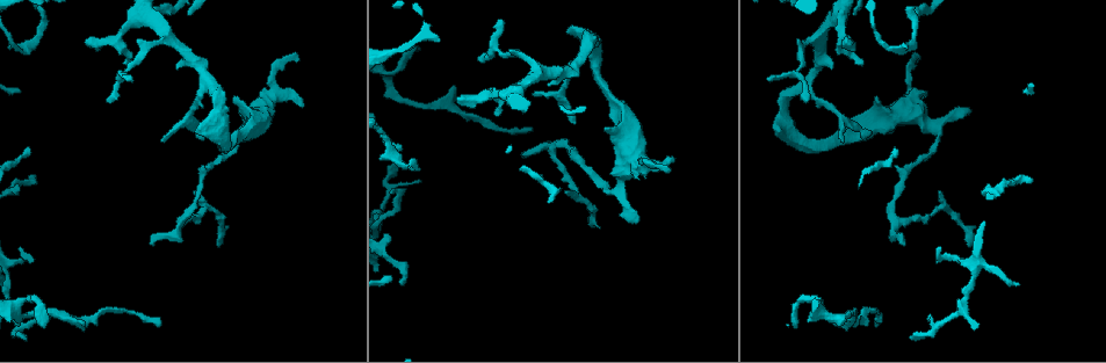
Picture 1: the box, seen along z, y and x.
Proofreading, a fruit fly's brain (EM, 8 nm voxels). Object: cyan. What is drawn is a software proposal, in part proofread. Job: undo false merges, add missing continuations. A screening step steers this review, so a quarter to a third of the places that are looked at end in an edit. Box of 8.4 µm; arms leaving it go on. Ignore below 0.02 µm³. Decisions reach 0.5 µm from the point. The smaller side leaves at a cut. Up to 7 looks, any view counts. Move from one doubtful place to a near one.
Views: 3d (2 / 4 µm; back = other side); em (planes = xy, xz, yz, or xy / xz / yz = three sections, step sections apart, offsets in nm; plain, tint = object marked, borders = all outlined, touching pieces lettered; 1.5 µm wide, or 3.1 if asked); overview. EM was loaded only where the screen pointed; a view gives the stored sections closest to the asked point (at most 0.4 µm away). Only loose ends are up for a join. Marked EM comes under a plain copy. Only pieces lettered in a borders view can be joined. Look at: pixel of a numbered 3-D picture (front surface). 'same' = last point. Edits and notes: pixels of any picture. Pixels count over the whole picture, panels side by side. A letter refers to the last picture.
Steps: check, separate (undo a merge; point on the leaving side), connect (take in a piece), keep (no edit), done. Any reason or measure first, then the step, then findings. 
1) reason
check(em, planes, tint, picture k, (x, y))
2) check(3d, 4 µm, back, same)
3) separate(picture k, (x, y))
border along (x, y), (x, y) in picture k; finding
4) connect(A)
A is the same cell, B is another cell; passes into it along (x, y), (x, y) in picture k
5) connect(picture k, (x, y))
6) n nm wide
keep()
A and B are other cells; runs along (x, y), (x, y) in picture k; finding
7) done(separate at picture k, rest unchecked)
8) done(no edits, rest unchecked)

branch stops here
check(em, planes, borders, picture 1, (88, 39))

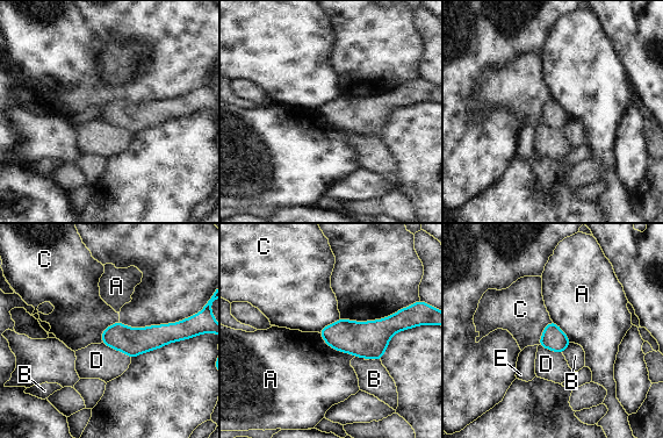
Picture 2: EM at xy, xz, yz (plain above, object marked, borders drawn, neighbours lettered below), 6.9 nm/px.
keep()
A, B, C, D and E are other cells; border along (317, 332), (328, 345), (355, 356) in picture 2; no lettered piece goes on from it

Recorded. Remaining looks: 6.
tapers out
check(3d, 2 µm, back, picture 1, (918, 61))

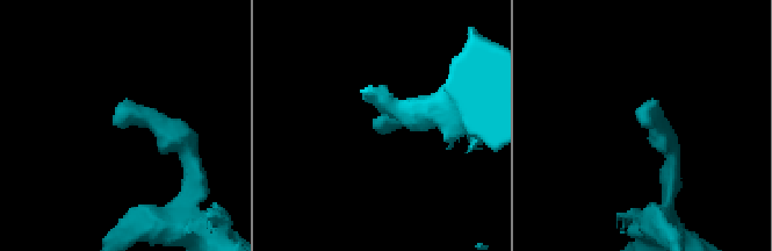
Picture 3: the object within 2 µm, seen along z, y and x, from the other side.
now the EM
check(em, xy, step 8, borders, picture 3, (643, 123))

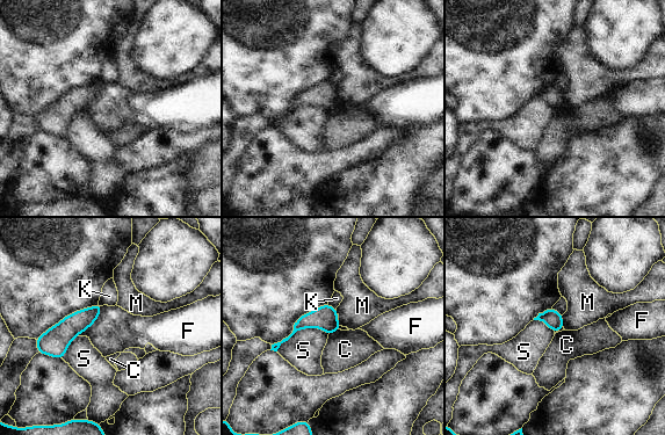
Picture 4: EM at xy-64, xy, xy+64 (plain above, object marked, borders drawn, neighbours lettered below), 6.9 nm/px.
cut it another way
check(em, planes, borders, same)

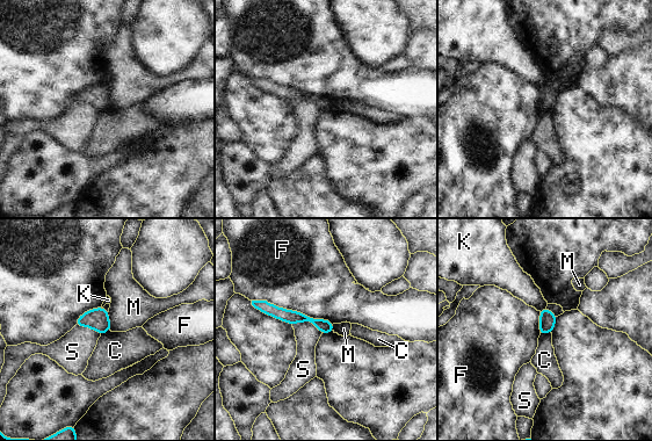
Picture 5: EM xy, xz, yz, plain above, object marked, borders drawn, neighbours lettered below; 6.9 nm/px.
110 nm wide; F touches over 600 nm
keep()
C, F, K, M and S are other cells; no lettered piece goes on from it

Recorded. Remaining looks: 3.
an open end
check(em, planes, tint, picture 1, (161, 320))

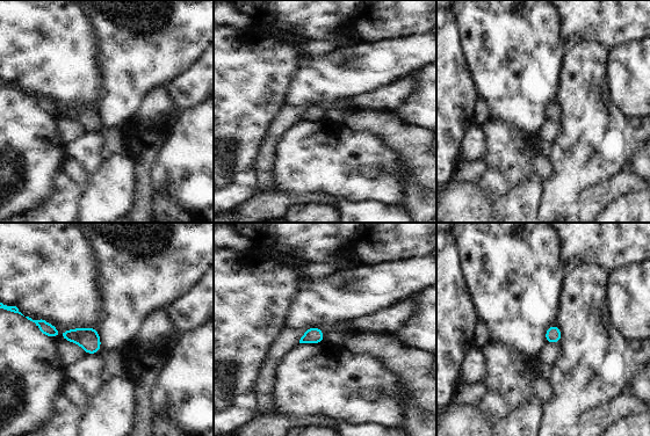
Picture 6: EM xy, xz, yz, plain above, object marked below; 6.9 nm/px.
what lies round it
check(em, planes, borders, same)

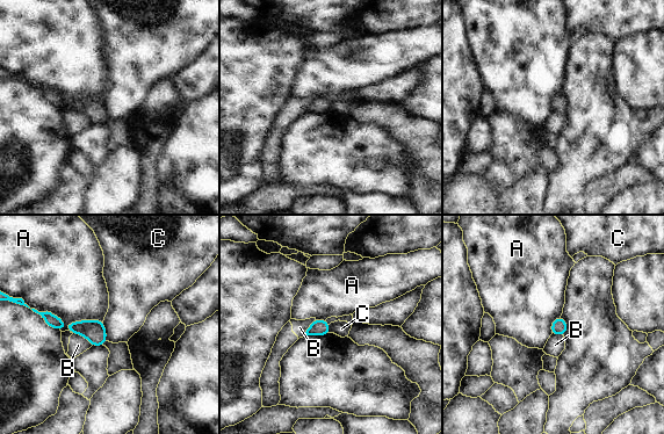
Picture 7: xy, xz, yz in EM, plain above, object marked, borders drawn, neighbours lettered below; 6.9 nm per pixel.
120 nm wide
keep()
A, B and C are other cells; border along (102, 322), (107, 340) in picture 7; no lettered piece goes on from it

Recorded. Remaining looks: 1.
done(no edits, rest unchecked)

